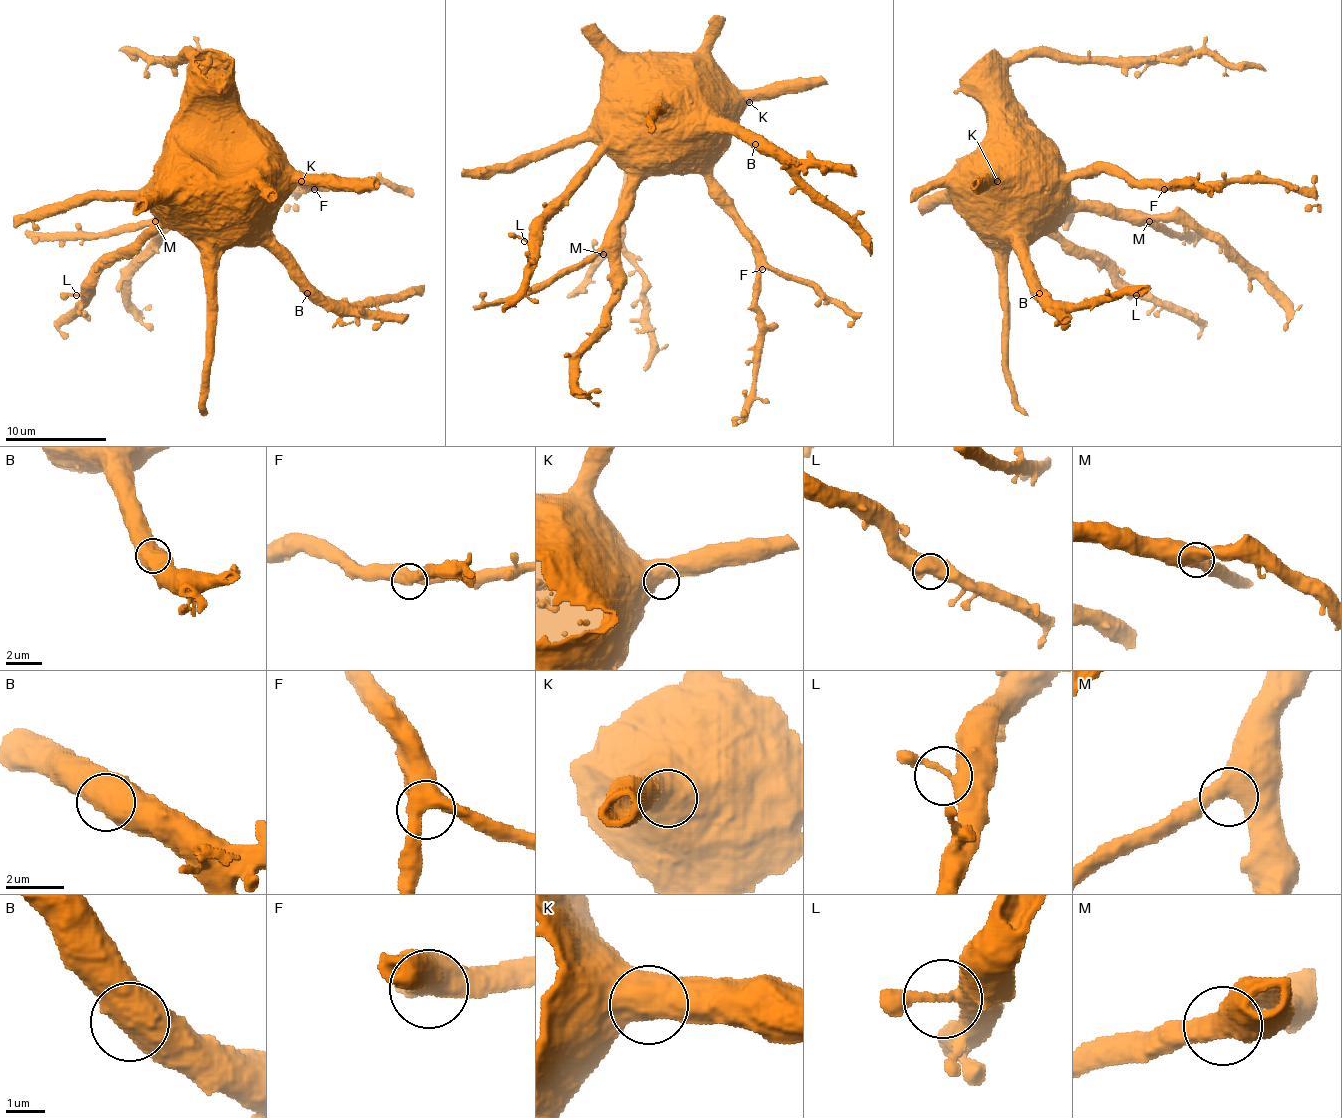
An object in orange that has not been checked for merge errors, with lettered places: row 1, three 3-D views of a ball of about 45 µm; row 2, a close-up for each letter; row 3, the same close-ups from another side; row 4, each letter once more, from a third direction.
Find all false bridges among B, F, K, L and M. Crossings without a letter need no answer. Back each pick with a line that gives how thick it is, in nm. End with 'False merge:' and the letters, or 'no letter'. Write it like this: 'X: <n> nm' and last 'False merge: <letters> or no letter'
False merge: no letter

